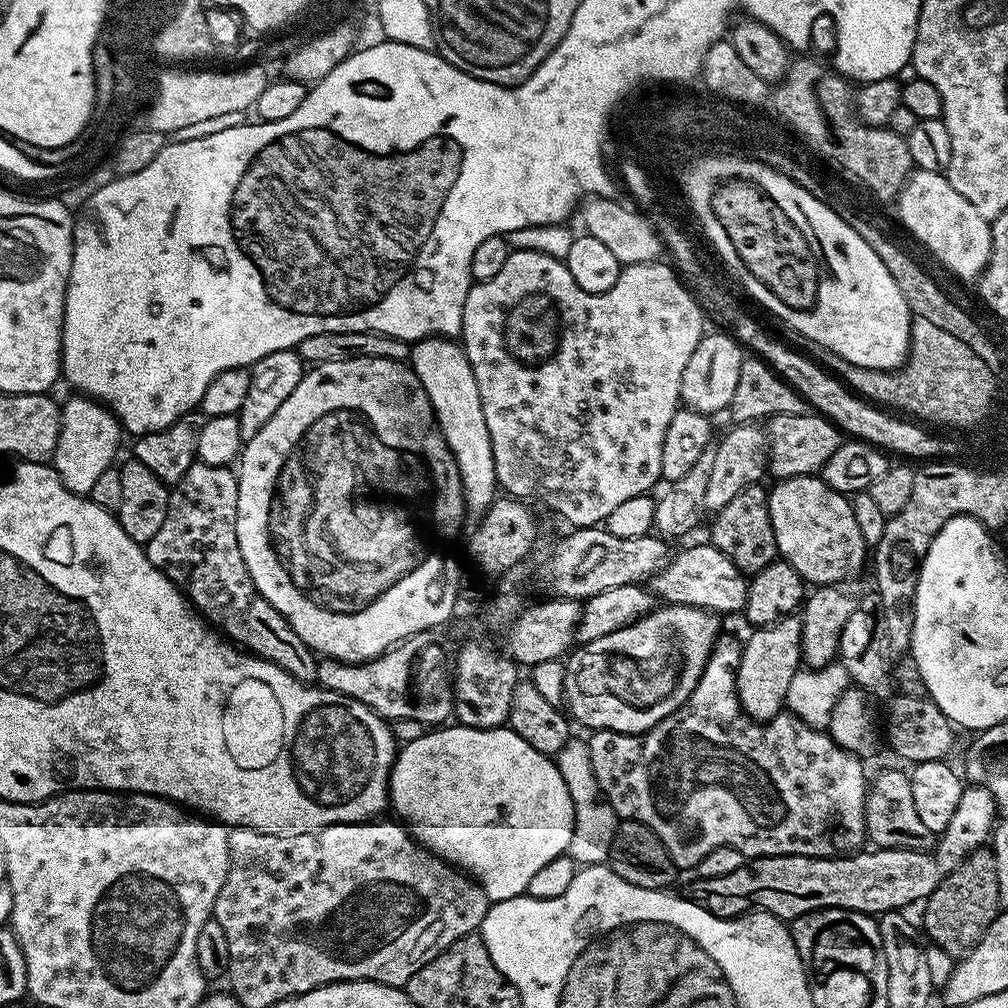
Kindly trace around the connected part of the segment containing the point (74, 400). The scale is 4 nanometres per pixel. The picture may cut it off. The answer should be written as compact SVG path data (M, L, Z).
M72 394L68 401L63 401L60 409L60 437L56 452L52 455L51 463L56 473L62 478L66 490L79 496L88 496L94 490L94 482L106 474L106 470L117 463L116 451L120 448L122 429L119 420L112 409L101 404L99 400L91 399L83 394Z

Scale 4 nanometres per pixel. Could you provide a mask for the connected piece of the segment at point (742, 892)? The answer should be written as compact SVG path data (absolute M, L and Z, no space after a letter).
M967 785L958 800L958 809L950 818L946 830L939 833L932 852L912 851L905 848L872 848L853 854L839 856L758 856L749 859L734 874L725 874L723 878L693 879L691 899L703 904L709 912L725 918L739 918L750 912L768 912L785 922L791 922L797 916L808 912L817 912L823 908L845 908L856 913L881 916L892 910L902 910L906 905L919 903L928 898L969 853L983 847L990 839L996 824L998 809L993 796L980 785Z

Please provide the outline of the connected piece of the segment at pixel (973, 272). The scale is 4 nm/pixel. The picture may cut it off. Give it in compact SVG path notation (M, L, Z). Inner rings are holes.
M916 168L900 191L899 204L900 220L912 231L914 239L921 240L954 275L972 281L979 277L990 258L992 225L950 186L944 172Z

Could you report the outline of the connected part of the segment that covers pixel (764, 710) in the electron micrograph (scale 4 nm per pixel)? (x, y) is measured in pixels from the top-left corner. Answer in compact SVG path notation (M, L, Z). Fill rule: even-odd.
M799 615L781 616L772 624L755 629L756 632L740 649L740 665L736 671L736 693L744 712L752 720L772 720L785 707L786 690L790 681L802 667L800 639L802 626Z

